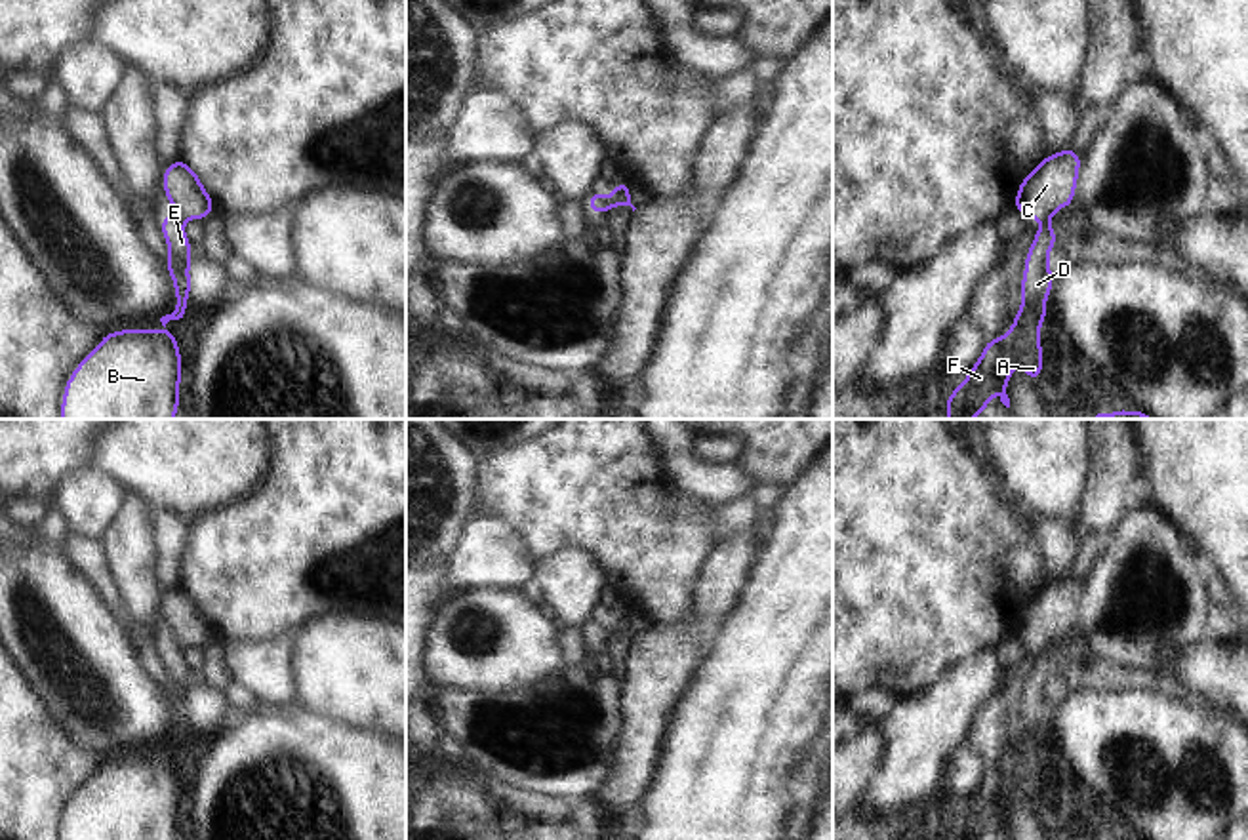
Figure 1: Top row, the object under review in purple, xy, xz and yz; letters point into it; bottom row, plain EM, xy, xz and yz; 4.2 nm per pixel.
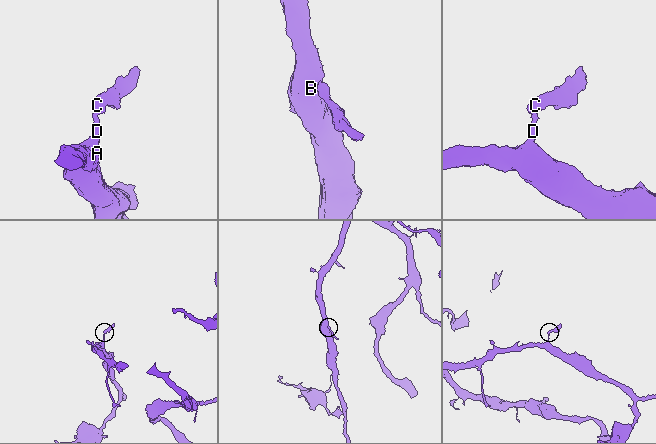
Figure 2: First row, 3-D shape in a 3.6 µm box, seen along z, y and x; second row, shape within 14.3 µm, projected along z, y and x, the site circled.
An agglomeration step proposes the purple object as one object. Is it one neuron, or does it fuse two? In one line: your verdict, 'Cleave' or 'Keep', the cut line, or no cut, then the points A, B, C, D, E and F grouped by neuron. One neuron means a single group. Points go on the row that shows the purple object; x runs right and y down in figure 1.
Cleave. Split along yz (1050, 214), (1041, 220). Groups: A B D E F / C

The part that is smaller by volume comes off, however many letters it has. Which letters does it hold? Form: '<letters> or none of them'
C

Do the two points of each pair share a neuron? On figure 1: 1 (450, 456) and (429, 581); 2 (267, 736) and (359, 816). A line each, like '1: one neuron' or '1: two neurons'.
1: one neuron
2: one neuron

